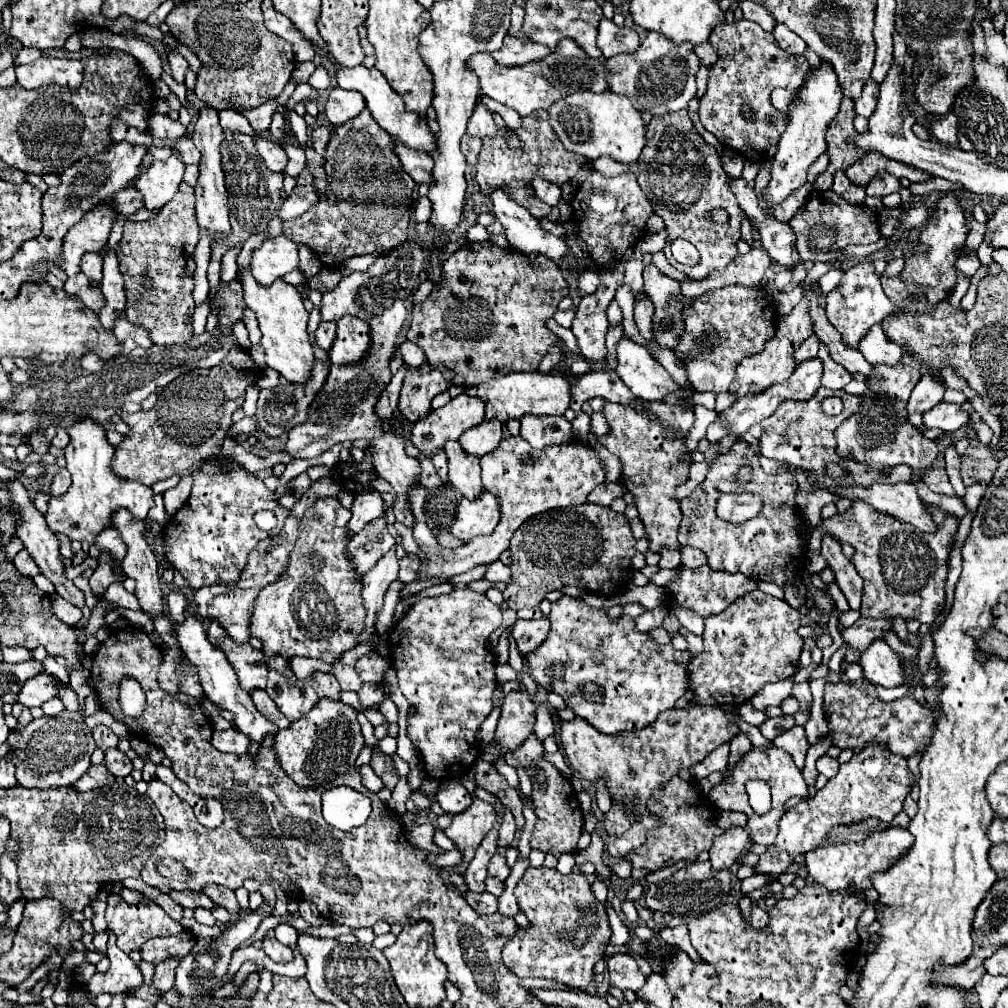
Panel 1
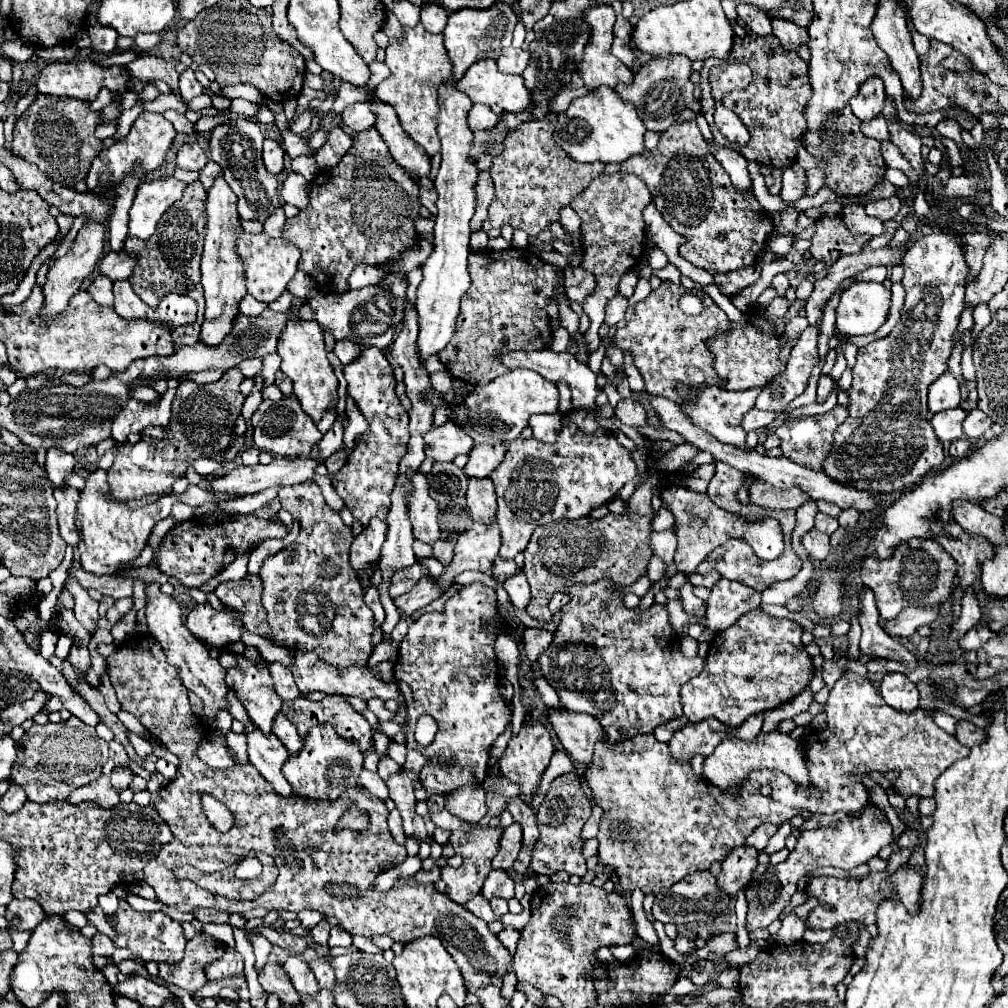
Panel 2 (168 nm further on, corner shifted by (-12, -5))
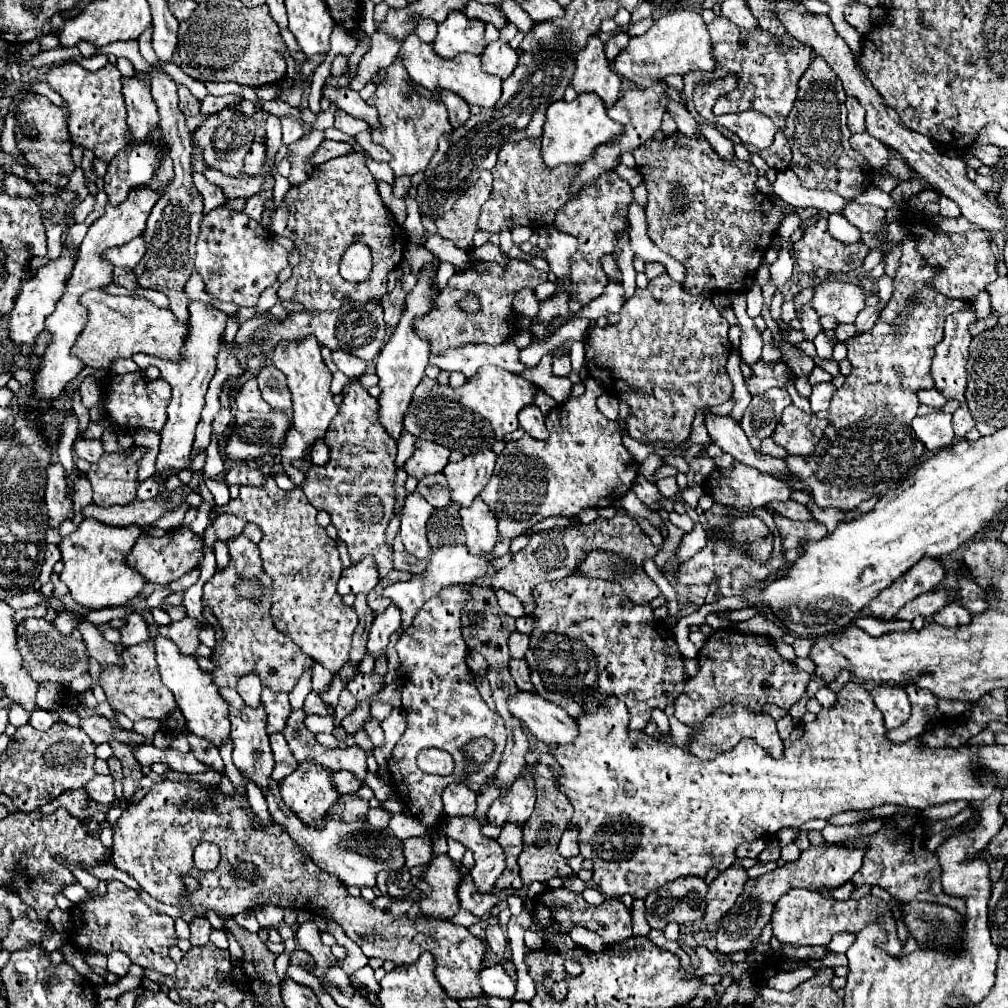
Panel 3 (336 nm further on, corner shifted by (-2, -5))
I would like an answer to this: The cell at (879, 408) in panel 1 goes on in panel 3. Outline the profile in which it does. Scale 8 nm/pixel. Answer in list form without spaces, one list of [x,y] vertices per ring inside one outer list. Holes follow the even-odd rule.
[[[911,239],[903,241],[901,251],[903,255],[897,269],[891,301],[881,311],[873,329],[845,341],[849,351],[847,359],[851,361],[853,369],[831,401],[827,417],[829,425],[823,433],[823,443],[817,443],[815,451],[807,457],[785,459],[787,467],[791,467],[791,471],[797,473],[799,479],[803,479],[811,487],[813,499],[819,507],[835,507],[847,513],[859,507],[859,503],[871,499],[873,495],[885,495],[887,491],[903,483],[903,479],[907,479],[911,471],[915,471],[921,455],[925,453],[923,443],[919,443],[919,439],[911,435],[911,421],[917,415],[919,407],[917,391],[933,387],[931,359],[935,355],[935,343],[943,339],[943,323],[947,315],[963,311],[967,303],[947,299],[927,285],[927,279],[933,275],[933,267],[927,267],[927,263],[919,259],[919,253],[915,251],[915,243],[911,243]]]

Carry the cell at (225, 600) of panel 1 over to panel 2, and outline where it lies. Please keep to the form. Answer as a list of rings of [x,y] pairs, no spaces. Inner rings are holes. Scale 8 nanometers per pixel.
[[[211,603],[195,605],[189,611],[185,625],[189,627],[189,631],[193,631],[195,637],[205,639],[205,643],[213,647],[241,641],[241,635],[245,633],[245,625],[237,609],[215,609],[211,607]]]

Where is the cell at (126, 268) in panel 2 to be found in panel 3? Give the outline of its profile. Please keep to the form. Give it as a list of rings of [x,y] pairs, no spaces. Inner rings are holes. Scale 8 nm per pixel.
[[[143,235],[131,239],[129,243],[121,245],[121,247],[113,247],[111,251],[107,251],[107,259],[117,265],[117,267],[135,267],[141,257],[145,255],[145,241],[143,241]]]

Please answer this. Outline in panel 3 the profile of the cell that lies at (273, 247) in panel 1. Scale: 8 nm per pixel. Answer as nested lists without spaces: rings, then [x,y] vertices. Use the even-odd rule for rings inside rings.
[[[227,205],[215,207],[203,215],[195,245],[195,267],[203,277],[205,291],[217,301],[231,301],[243,307],[255,307],[263,289],[275,283],[281,269],[287,267],[287,251],[243,211]]]

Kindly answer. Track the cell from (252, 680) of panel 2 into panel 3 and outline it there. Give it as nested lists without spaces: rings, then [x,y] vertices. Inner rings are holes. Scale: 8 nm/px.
[[[263,705],[257,709],[253,707],[243,707],[241,711],[229,709],[229,719],[231,719],[231,741],[233,741],[233,763],[241,771],[241,775],[247,781],[253,781],[263,793],[269,789],[269,777],[273,771],[273,755],[269,747],[269,737],[265,731],[265,721],[263,721]]]

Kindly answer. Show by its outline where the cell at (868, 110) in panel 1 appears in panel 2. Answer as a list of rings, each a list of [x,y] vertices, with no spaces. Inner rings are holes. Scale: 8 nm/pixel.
[[[877,115],[873,117],[871,121],[863,121],[861,123],[861,131],[867,135],[867,137],[873,137],[873,139],[889,139],[889,131],[887,131],[887,123],[885,123],[885,117],[883,115]]]

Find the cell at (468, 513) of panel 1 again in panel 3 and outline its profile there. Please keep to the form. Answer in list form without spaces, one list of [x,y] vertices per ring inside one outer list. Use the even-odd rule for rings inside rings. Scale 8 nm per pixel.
[[[447,545],[447,547],[439,547],[433,555],[431,561],[427,565],[427,569],[419,575],[419,577],[411,577],[405,583],[393,583],[387,585],[383,589],[383,597],[387,597],[399,611],[401,611],[401,627],[403,631],[407,631],[413,625],[413,617],[417,615],[417,611],[423,607],[425,601],[429,601],[431,597],[439,595],[441,589],[451,587],[451,585],[465,585],[465,583],[473,583],[475,579],[481,579],[489,569],[487,559],[479,559],[477,555],[471,555],[467,551],[467,547],[463,545]]]

